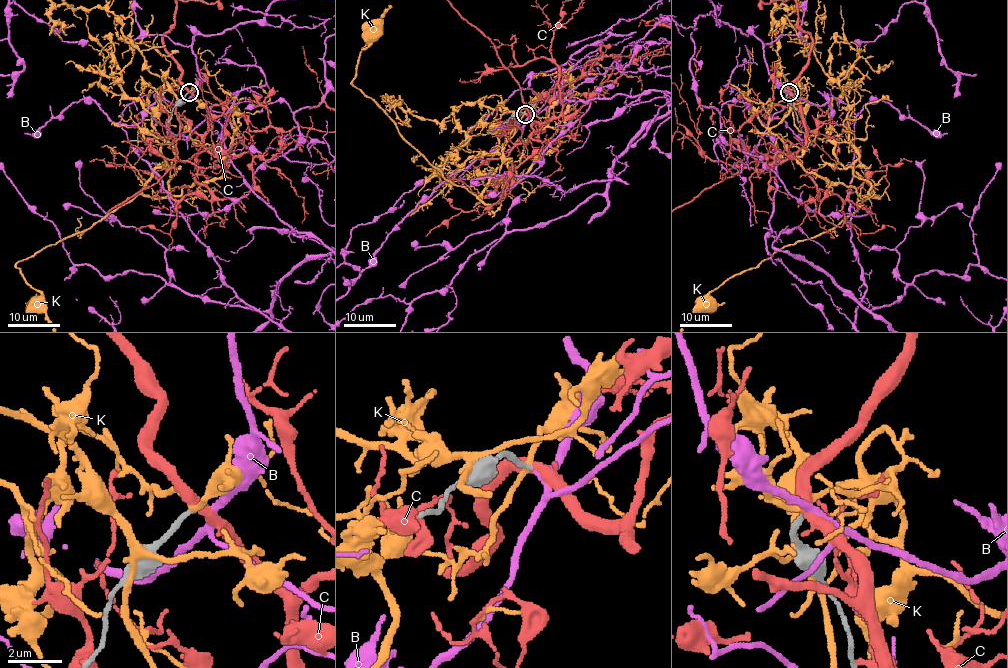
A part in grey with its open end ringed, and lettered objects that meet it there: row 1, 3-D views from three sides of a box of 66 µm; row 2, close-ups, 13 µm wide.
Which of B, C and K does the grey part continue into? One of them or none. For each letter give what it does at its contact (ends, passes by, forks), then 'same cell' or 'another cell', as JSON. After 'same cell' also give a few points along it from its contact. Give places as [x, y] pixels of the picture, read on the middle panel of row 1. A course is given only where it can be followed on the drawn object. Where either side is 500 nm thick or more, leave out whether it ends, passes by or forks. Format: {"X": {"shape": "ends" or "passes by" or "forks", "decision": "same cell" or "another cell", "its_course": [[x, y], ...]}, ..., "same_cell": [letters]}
{"B": {"shape": "passes by", "decision": "same cell"}, "C": {"shape": "passes by", "decision": "another cell"}, "K": {"shape": "passes by", "decision": "another cell"}, "same_cell": ["B"]}

